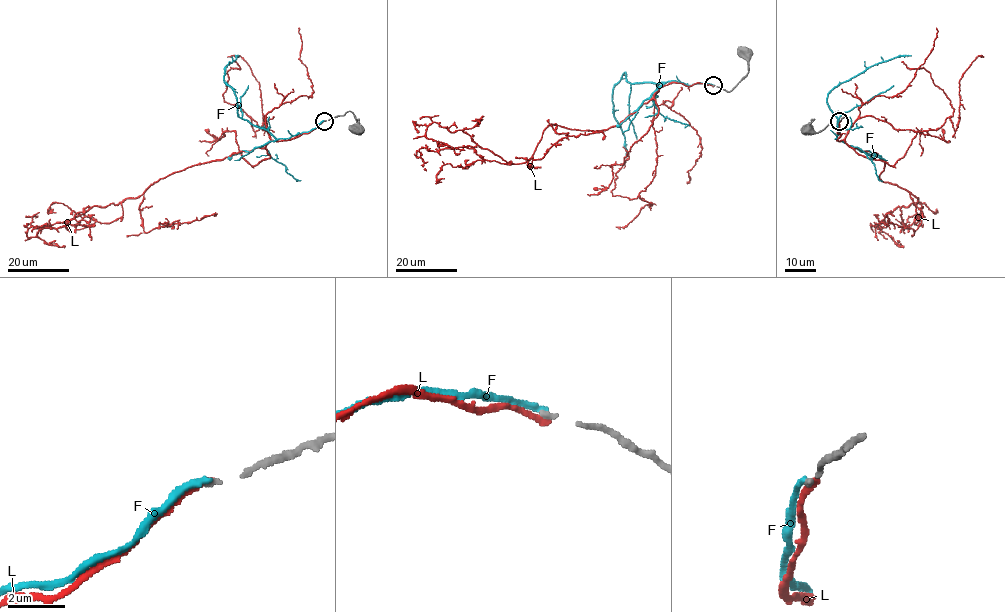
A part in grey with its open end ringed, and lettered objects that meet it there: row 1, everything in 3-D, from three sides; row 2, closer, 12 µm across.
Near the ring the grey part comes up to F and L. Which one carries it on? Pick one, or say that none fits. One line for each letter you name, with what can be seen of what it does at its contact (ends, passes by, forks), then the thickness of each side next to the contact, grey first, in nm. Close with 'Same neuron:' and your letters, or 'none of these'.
Same neuron: none of these

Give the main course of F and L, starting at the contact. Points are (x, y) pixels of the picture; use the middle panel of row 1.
F: (713, 85), (630, 83), (625, 72), (614, 87), (612, 103), (627, 157)
L: (713, 85), (663, 85), (607, 129), (549, 125), (520, 163), (463, 130), (433, 122), (426, 129), (454, 149)

